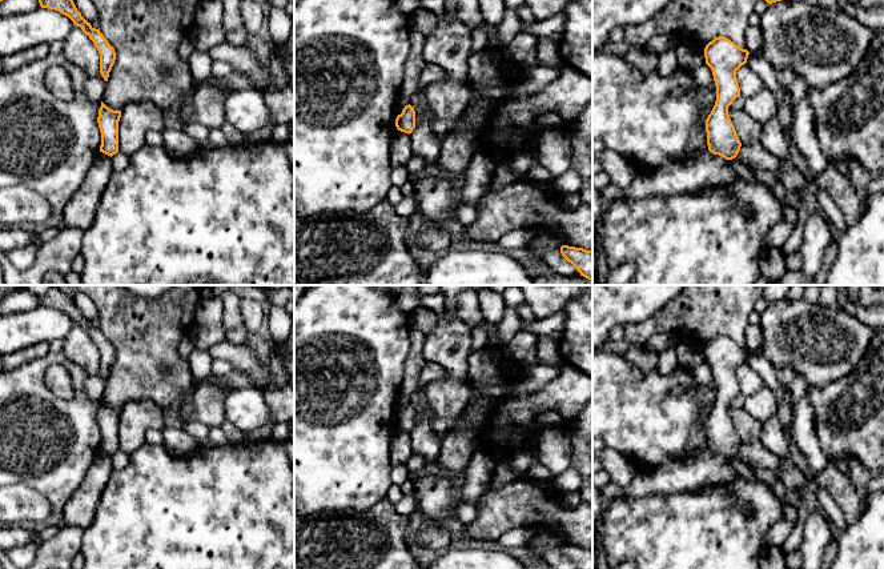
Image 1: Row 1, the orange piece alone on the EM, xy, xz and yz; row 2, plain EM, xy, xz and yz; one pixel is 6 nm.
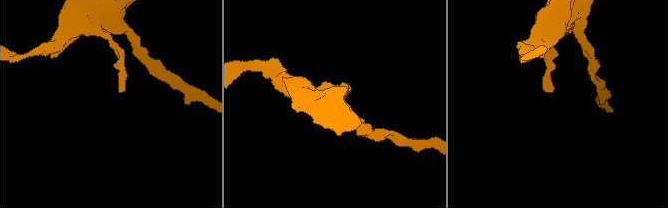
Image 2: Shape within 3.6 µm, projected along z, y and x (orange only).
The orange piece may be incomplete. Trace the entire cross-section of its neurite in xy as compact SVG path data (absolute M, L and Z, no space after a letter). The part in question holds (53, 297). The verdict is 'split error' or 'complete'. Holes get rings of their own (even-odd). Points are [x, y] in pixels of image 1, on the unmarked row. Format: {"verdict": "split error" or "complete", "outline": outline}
{"verdict": "complete", "outline": "M52 286L47 293L39 296L41 306L55 308L68 314L75 324L80 325L85 333L93 340L100 352L100 372L108 380L109 370L116 358L114 346L108 341L100 326L96 328L77 309L73 298L69 294L60 292Z"}

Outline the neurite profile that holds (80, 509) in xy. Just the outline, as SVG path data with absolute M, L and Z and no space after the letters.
M100 450L63 510L64 525L87 529L113 472L110 454Z

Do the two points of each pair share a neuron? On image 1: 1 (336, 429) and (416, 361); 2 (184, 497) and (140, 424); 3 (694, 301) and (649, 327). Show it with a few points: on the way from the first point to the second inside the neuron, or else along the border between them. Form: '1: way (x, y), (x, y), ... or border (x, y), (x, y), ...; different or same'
1: border (410, 340), (400, 392); different
2: border (144, 441), (129, 455); different
3: way (687, 313), (662, 321); same

